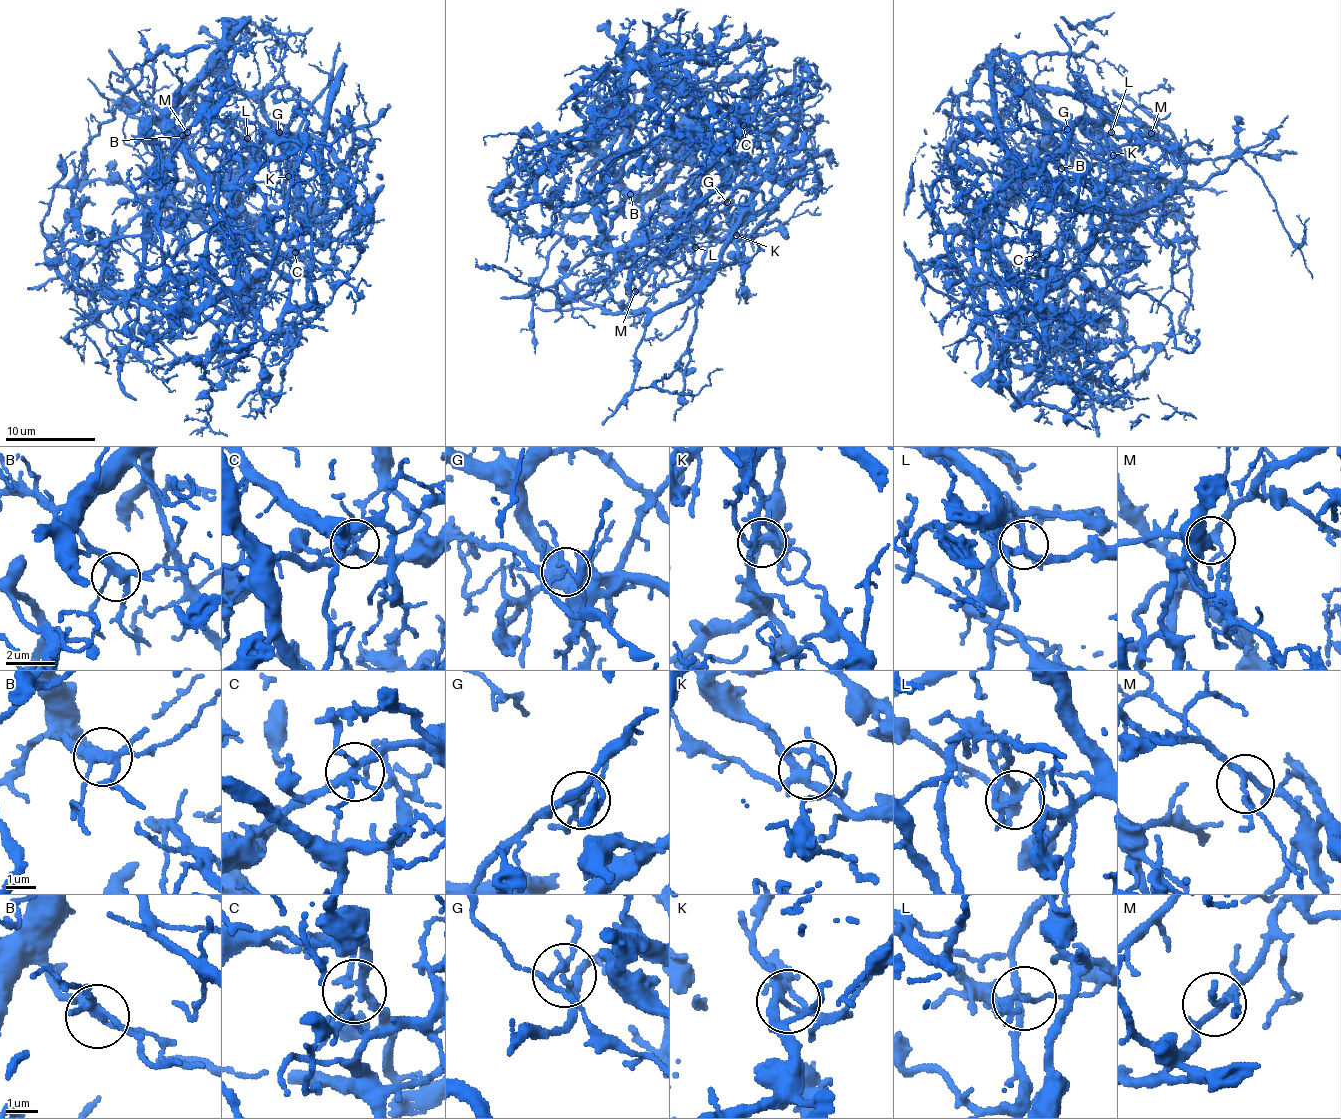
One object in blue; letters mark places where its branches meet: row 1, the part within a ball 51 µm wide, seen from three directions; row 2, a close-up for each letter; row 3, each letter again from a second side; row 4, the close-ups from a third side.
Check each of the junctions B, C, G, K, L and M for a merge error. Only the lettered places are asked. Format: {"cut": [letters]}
{"cut": ["G", "L"]}

